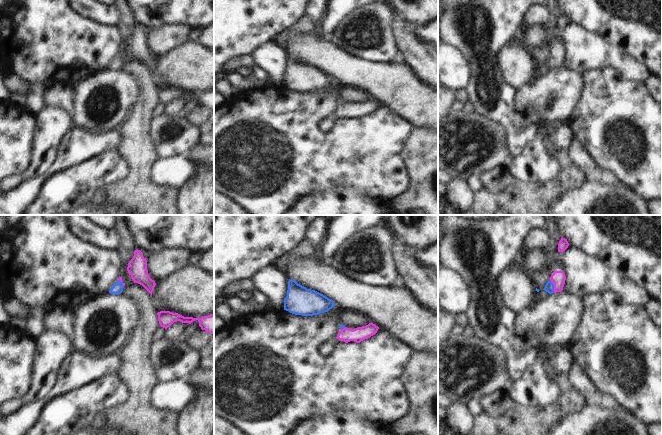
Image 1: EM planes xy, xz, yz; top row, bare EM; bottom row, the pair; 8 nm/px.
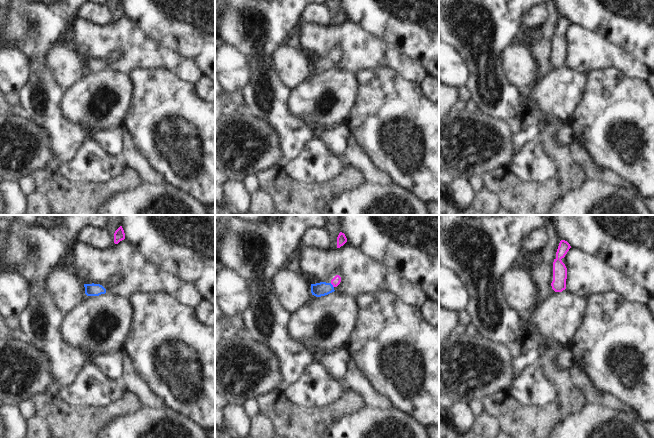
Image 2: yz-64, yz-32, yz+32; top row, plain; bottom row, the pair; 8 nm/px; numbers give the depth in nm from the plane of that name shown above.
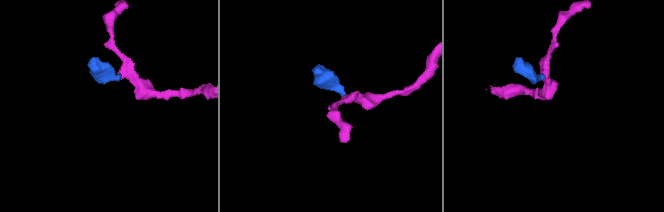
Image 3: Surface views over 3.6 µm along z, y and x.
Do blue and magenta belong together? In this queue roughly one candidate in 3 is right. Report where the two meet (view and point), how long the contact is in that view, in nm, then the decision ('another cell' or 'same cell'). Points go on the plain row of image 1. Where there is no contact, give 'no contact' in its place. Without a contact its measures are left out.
yz (553, 62) | 110 nm | same cell

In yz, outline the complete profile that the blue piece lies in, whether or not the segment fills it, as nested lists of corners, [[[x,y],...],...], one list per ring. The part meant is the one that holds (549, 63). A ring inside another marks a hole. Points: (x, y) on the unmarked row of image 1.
[[[554,47],[544,66],[549,70],[561,68],[565,60],[566,52],[563,47]]]

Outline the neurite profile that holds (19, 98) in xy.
[[[11,92],[10,101],[19,105],[25,105],[27,95],[20,92]]]

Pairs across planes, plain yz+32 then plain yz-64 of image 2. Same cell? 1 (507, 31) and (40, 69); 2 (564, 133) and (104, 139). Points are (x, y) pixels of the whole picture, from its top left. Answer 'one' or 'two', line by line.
1: one
2: one

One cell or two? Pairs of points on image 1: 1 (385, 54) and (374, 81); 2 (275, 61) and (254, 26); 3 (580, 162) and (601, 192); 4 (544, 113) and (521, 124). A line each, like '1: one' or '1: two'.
1: two
2: two
3: two
4: two

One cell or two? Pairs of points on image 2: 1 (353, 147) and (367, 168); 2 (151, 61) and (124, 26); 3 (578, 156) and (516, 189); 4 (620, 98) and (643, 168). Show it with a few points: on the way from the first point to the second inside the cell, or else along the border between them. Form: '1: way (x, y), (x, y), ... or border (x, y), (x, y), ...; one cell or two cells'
1: way (353, 152), (362, 163); one cell
2: way (142, 52), (125, 35); one cell
3: border (568, 148), (571, 158), (582, 168), (586, 178); two cells
4: way (615, 119), (608, 126), (605, 140), (623, 162); one cell

